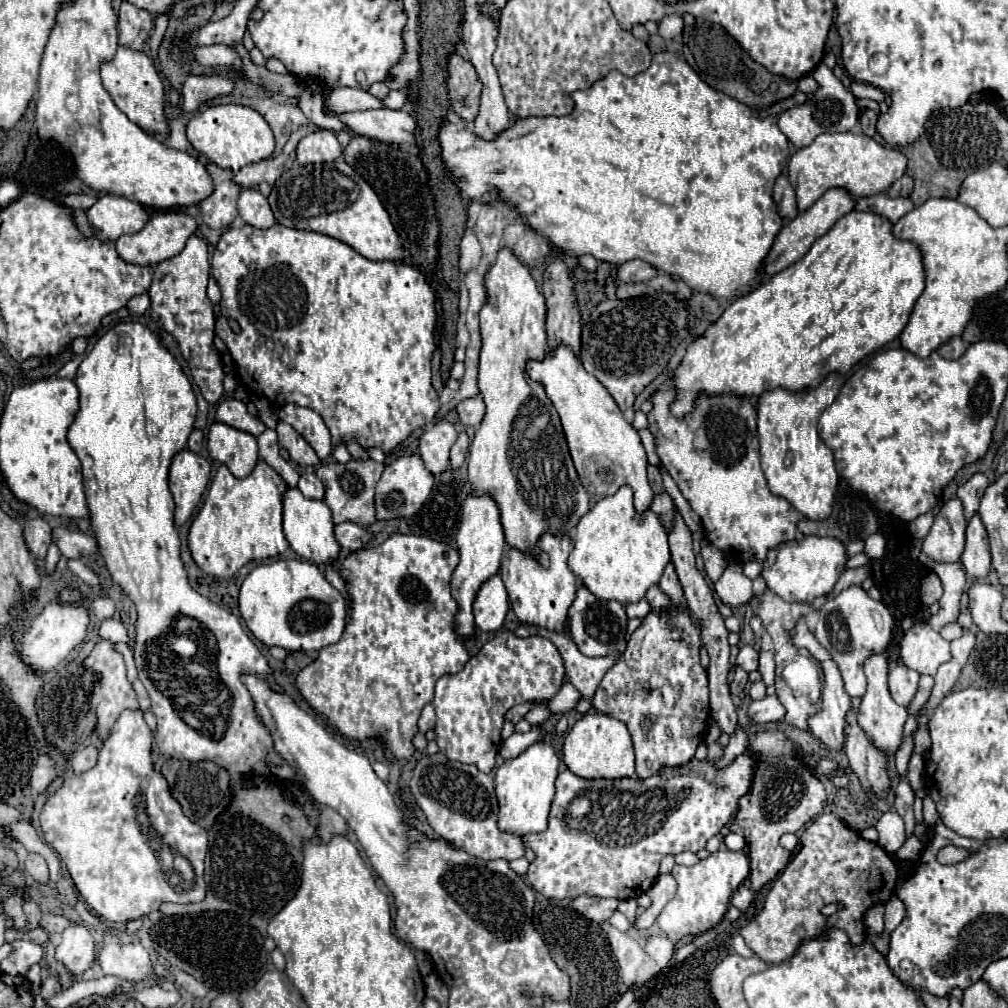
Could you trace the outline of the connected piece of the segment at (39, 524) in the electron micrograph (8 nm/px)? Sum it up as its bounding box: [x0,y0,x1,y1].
[23,518,51,558]

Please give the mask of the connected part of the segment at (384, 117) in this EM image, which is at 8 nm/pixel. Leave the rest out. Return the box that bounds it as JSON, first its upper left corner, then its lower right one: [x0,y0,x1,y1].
[339,110,417,146]

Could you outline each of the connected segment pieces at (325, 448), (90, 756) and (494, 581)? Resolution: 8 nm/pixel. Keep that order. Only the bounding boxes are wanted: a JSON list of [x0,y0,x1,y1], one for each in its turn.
[[279,404,333,460],[71,746,97,774],[473,574,509,632]]

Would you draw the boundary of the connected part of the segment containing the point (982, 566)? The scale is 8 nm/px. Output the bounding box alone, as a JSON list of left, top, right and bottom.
[961,514,991,578]

